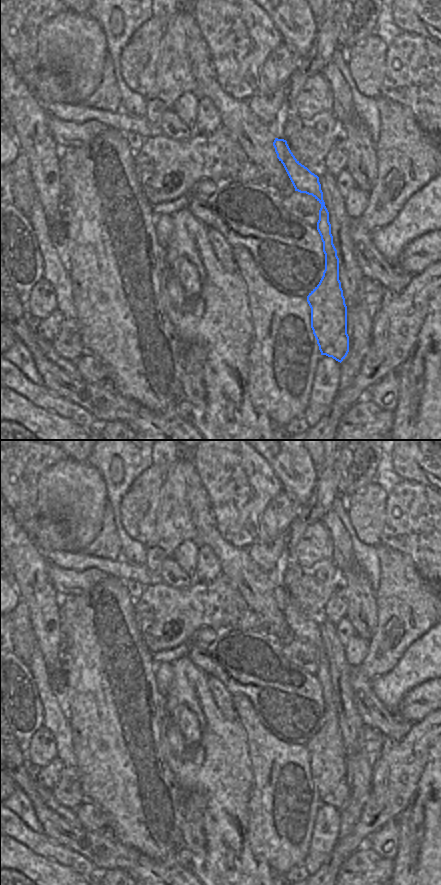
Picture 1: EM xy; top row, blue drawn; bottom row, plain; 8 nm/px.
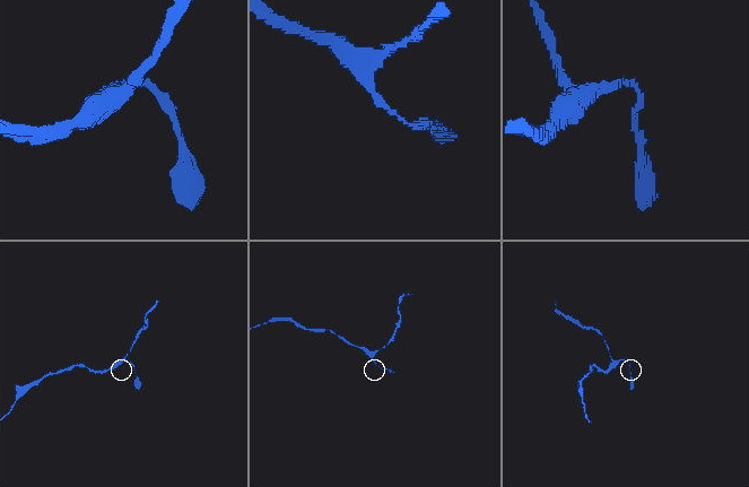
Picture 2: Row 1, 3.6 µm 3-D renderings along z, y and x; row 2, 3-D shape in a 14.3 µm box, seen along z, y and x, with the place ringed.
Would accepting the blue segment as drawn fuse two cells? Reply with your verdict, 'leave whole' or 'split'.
leave whole

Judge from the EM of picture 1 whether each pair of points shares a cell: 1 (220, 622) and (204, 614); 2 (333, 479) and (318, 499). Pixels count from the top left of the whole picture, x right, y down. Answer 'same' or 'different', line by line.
1: same
2: same

